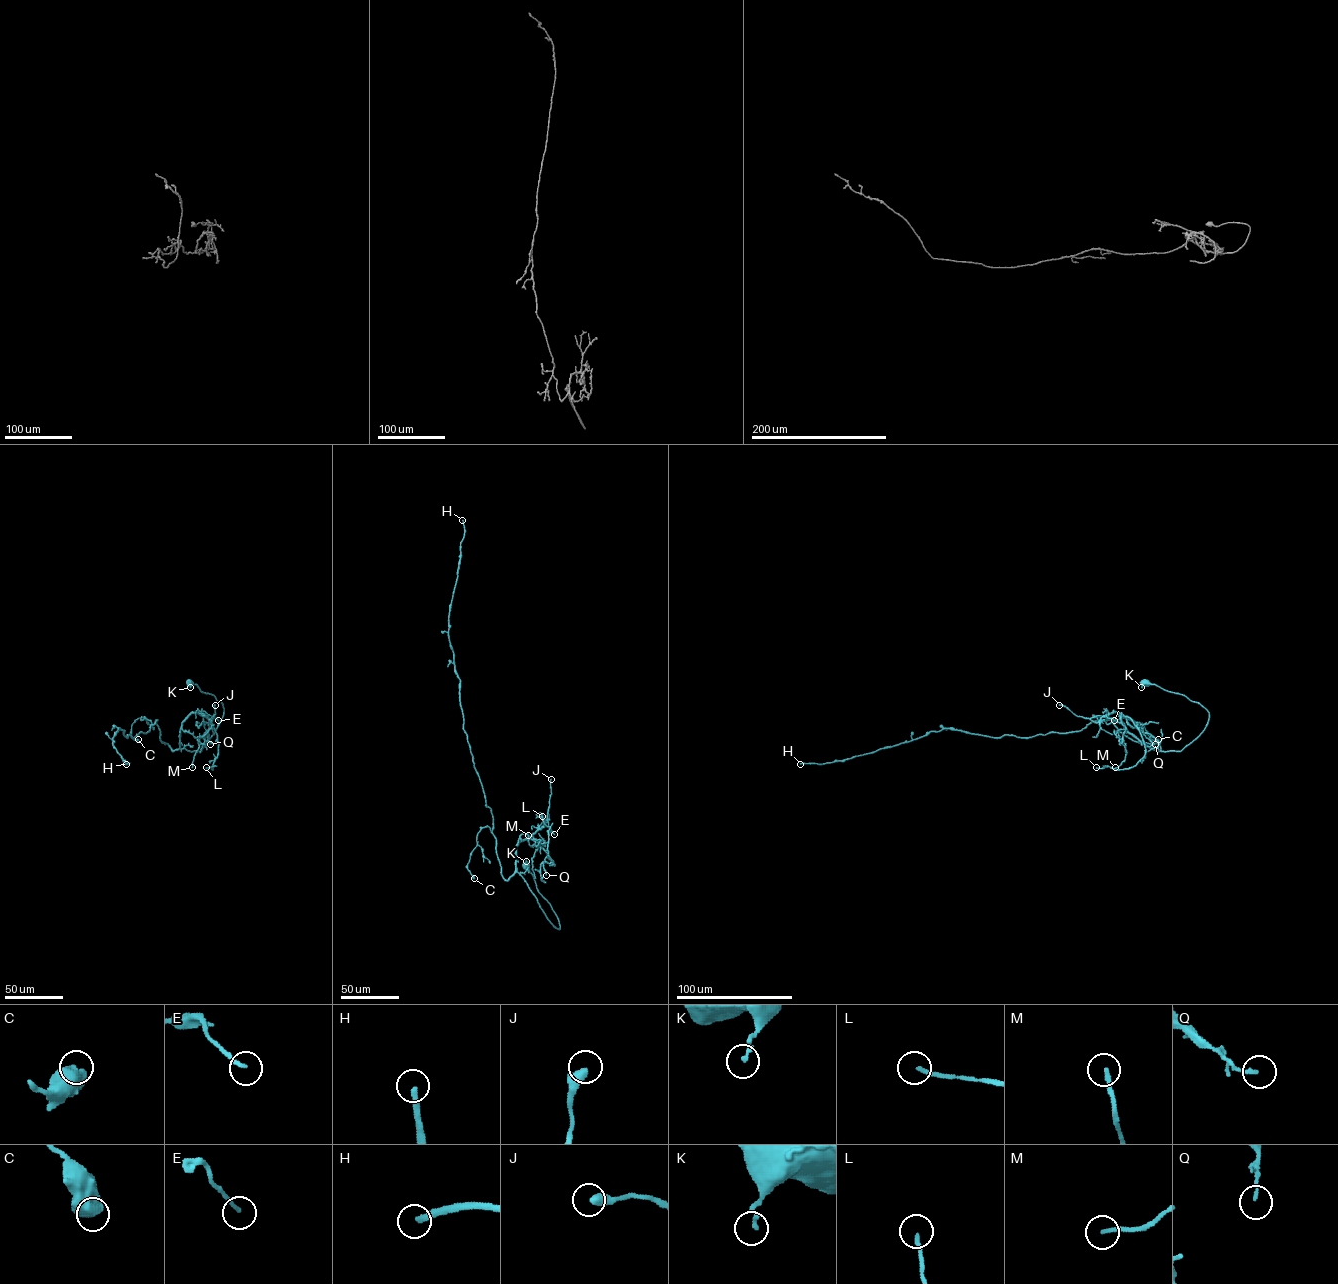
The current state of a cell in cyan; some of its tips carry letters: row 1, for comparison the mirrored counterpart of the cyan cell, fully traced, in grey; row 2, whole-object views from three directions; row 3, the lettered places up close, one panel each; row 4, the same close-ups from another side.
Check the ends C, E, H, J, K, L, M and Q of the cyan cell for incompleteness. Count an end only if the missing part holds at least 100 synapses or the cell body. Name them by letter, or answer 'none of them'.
H

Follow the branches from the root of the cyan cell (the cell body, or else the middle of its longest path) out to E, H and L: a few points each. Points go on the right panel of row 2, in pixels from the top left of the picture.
E: (1145, 683), (1200, 704), (1204, 730), (1161, 751), (1114, 720)
H: (1145, 683), (1208, 712), (1204, 730), (1180, 751), (1132, 740), (1107, 719), (1027, 737), (945, 728), (800, 764)
L: (1145, 683), (1200, 704), (1204, 729), (1161, 751), (1119, 713), (1145, 754), (1096, 767)

